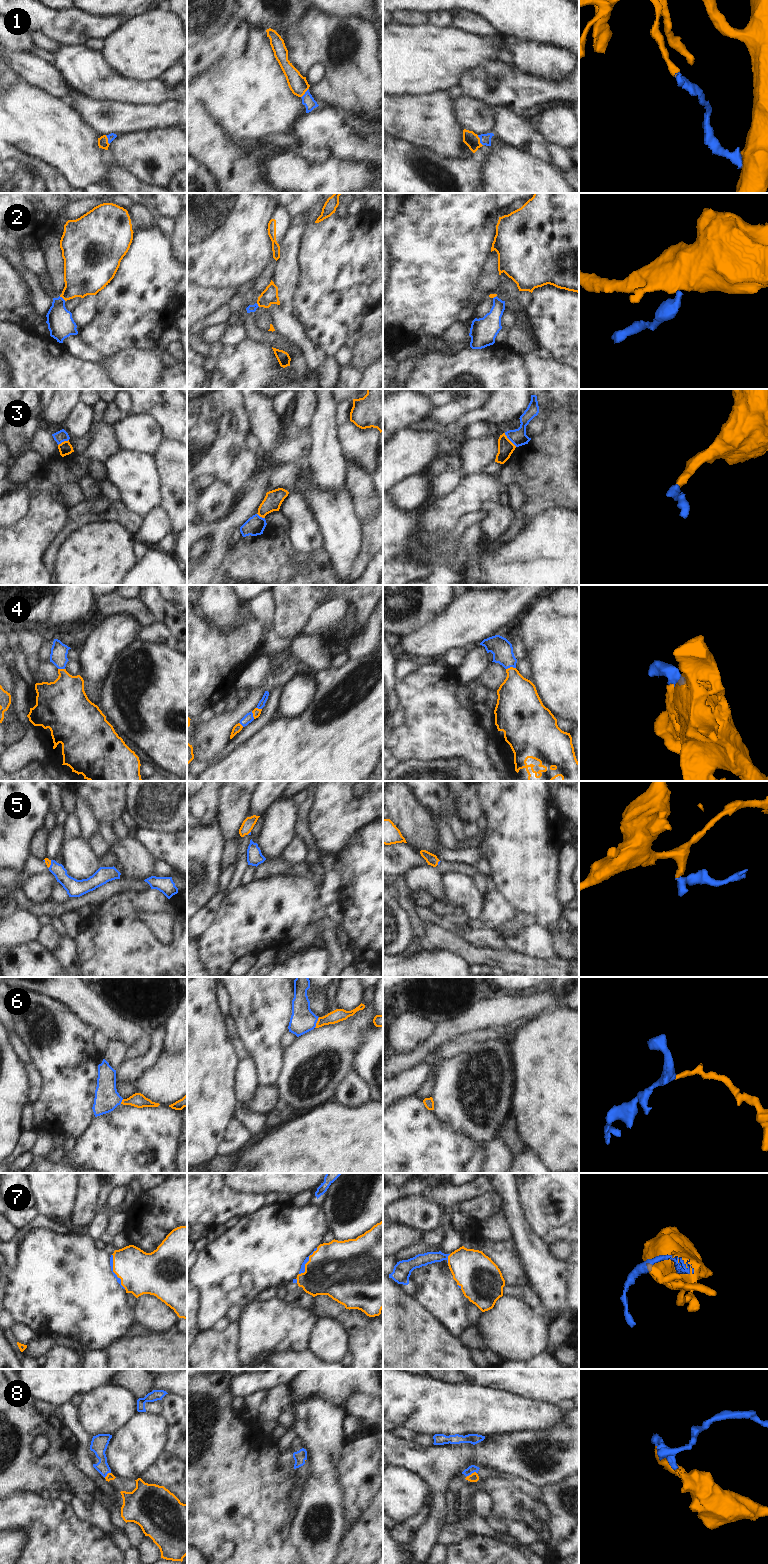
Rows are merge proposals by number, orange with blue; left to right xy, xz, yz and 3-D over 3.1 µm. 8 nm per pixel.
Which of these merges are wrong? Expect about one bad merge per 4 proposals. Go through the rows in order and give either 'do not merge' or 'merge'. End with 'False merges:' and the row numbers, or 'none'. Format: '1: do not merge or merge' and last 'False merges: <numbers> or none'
1: merge
2: do not merge
3: do not merge
4: merge
5: merge
6: merge
7: merge
8: merge
False merges: 2, 3

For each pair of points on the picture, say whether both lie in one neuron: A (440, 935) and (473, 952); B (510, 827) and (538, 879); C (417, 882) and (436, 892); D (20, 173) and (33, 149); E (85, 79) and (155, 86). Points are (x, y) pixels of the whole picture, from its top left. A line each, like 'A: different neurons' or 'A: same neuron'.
A: same neuron
B: same neuron
C: same neuron
D: different neurons
E: same neuron

